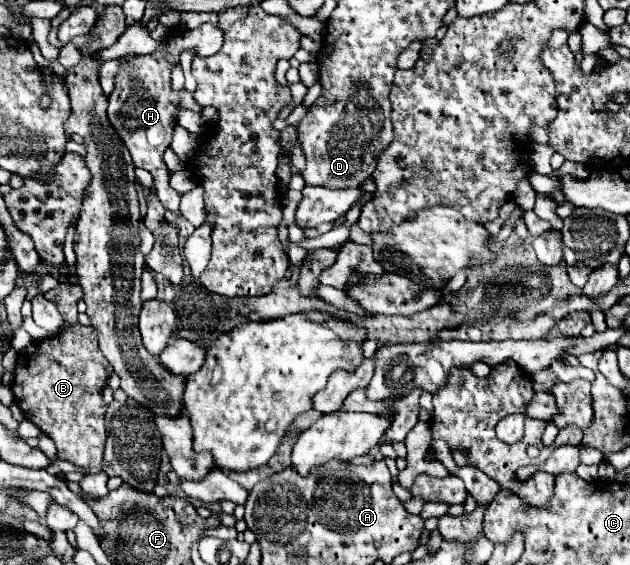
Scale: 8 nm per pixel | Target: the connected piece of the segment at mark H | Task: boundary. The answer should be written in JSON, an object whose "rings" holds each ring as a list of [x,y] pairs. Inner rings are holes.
{"rings":[[[201,24],[193,30],[175,30],[161,42],[161,46],[153,54],[125,58],[127,66],[121,68],[119,72],[127,72],[127,74],[117,78],[113,94],[107,96],[109,124],[113,126],[113,130],[117,130],[117,136],[129,148],[133,164],[153,174],[153,180],[157,184],[155,186],[157,198],[167,210],[173,210],[175,214],[179,214],[181,194],[169,186],[169,170],[163,162],[163,152],[171,144],[173,126],[177,122],[175,106],[183,106],[195,112],[201,112],[201,106],[197,106],[197,102],[189,92],[171,90],[171,68],[179,62],[179,54],[187,48],[193,48],[199,56],[211,56],[221,48],[221,44],[223,44],[223,30],[215,28],[213,24]],[[139,86],[141,86],[141,94],[139,94]]]}

